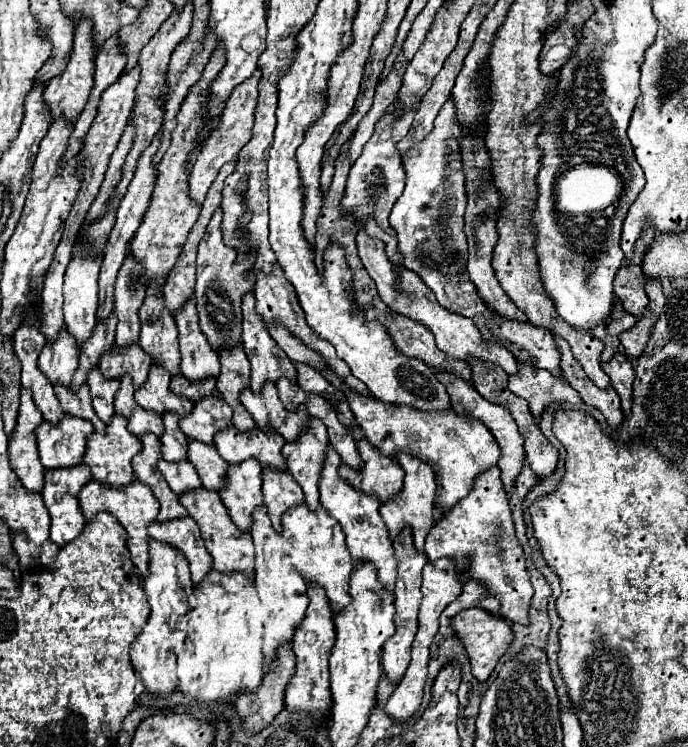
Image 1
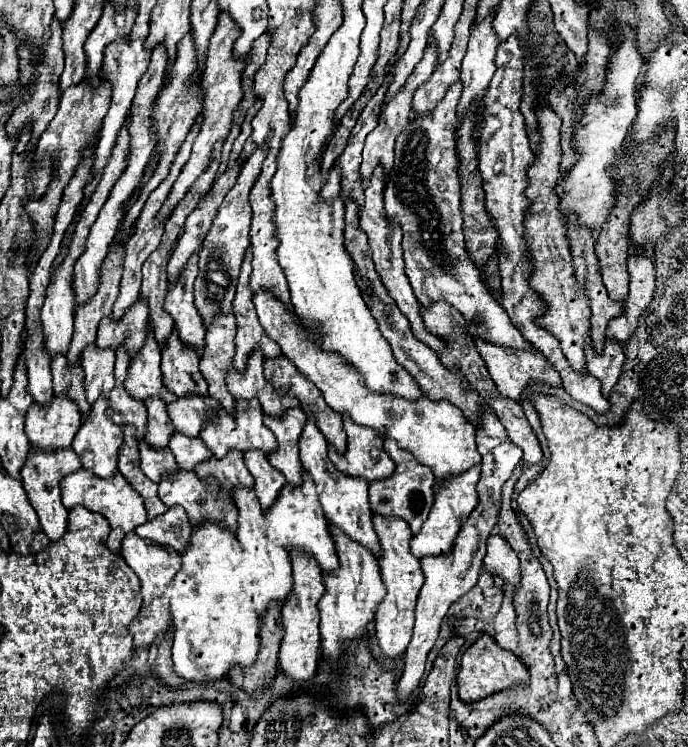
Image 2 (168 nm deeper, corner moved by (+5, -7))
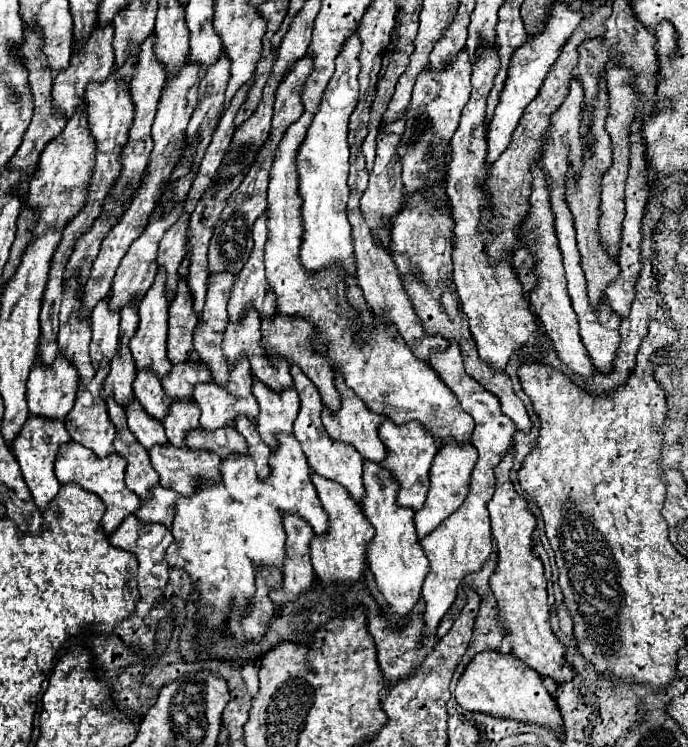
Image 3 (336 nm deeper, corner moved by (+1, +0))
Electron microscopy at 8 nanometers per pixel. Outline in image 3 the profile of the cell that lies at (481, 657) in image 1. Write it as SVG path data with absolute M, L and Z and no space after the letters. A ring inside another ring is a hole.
M481 651L473 657L473 663L465 667L455 687L457 703L467 711L483 711L495 717L511 717L529 723L541 723L553 731L561 731L561 715L555 699L543 687L541 677L531 667L525 667L521 659L511 653Z

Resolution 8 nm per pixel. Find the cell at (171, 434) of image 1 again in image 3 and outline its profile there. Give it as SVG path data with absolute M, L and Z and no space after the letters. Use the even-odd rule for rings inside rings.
M139 371L137 379L133 381L133 391L141 407L157 421L163 421L169 413L171 399L165 395L159 377L153 371Z

